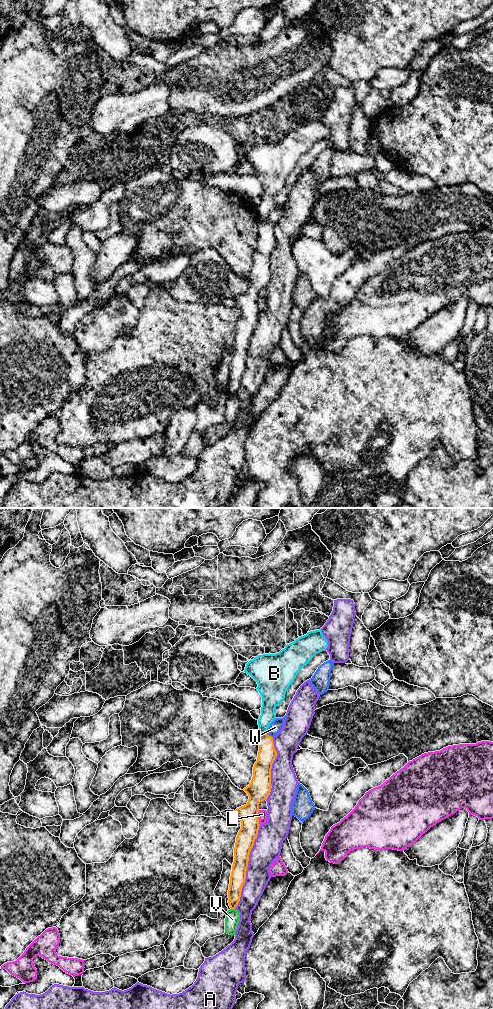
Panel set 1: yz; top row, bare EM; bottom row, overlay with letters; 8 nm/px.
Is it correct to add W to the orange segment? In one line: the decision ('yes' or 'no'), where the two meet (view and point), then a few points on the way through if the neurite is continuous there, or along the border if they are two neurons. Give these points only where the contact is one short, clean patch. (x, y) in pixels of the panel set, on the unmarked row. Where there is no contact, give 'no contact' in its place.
no; contact yz (268, 223); border yz (265, 220), (271, 225)

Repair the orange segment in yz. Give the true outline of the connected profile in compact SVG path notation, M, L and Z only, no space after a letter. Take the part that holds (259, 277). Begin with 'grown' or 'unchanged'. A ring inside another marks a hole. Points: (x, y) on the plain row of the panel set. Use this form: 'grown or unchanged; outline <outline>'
unchanged; outline M261 221L258 245L253 255L253 265L250 272L243 277L249 284L248 290L235 298L236 306L241 309L241 317L236 325L234 350L228 378L228 391L231 397L235 397L240 389L250 339L260 314L259 292L267 288L270 283L272 276L271 257L276 244L273 226L266 221Z

